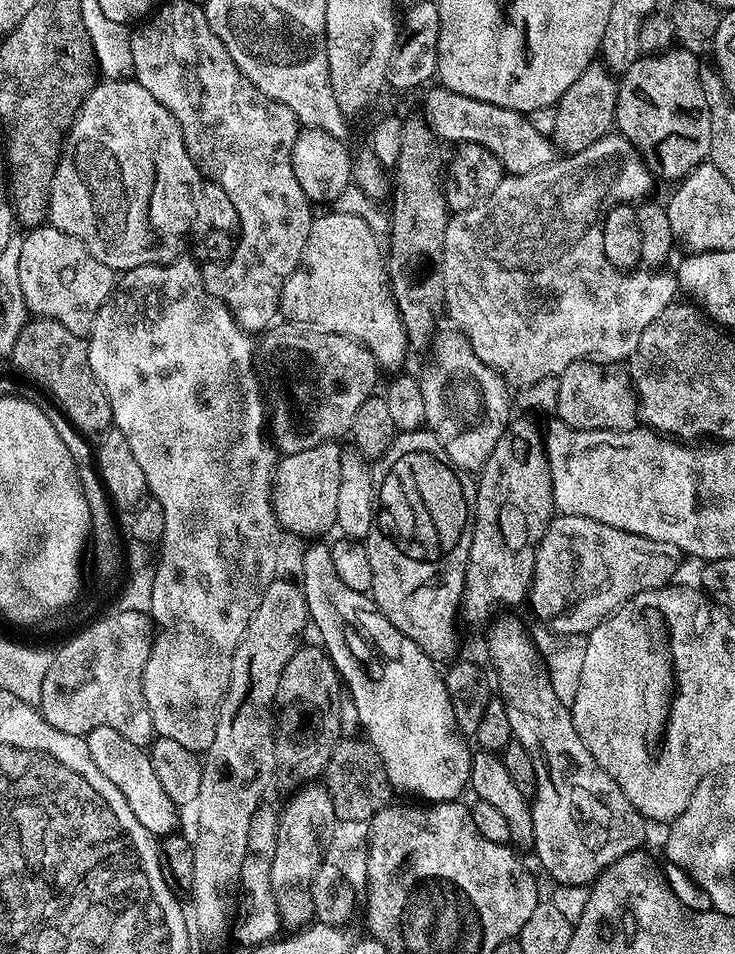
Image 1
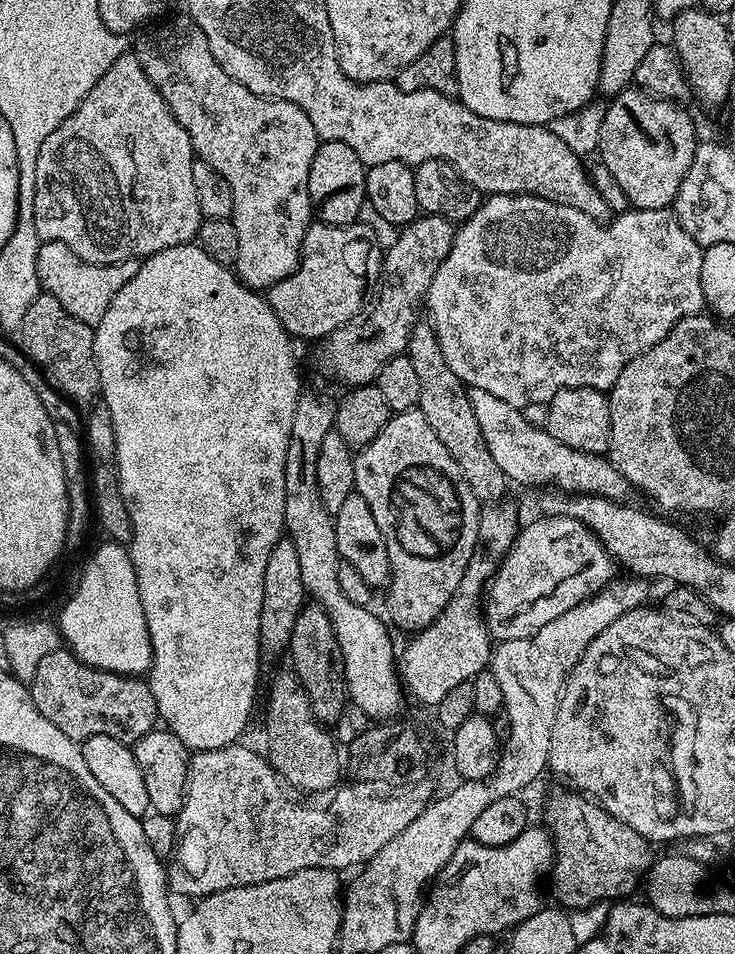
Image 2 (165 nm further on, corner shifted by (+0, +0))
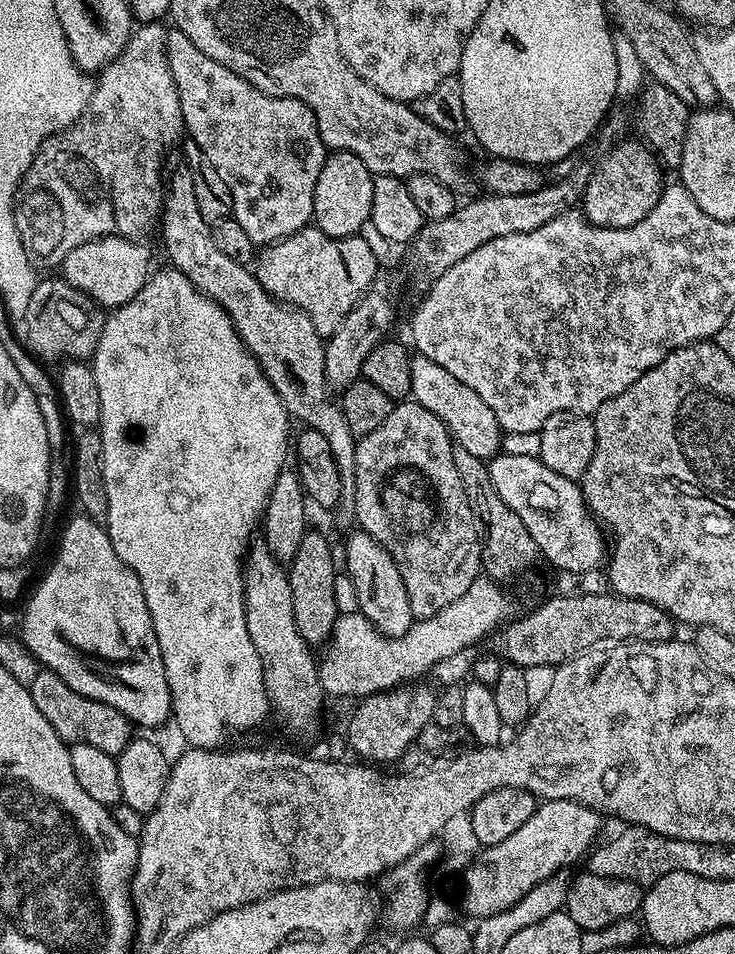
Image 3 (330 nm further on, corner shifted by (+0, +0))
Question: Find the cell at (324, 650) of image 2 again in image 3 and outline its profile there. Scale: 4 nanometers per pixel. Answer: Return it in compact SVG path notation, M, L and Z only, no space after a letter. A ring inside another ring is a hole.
M315 530L305 532L302 546L298 546L298 554L294 554L286 571L294 598L294 622L298 622L298 634L302 634L309 646L327 644L332 637L334 622L341 616L334 603L334 578L338 575L338 560L332 557L327 538Z

